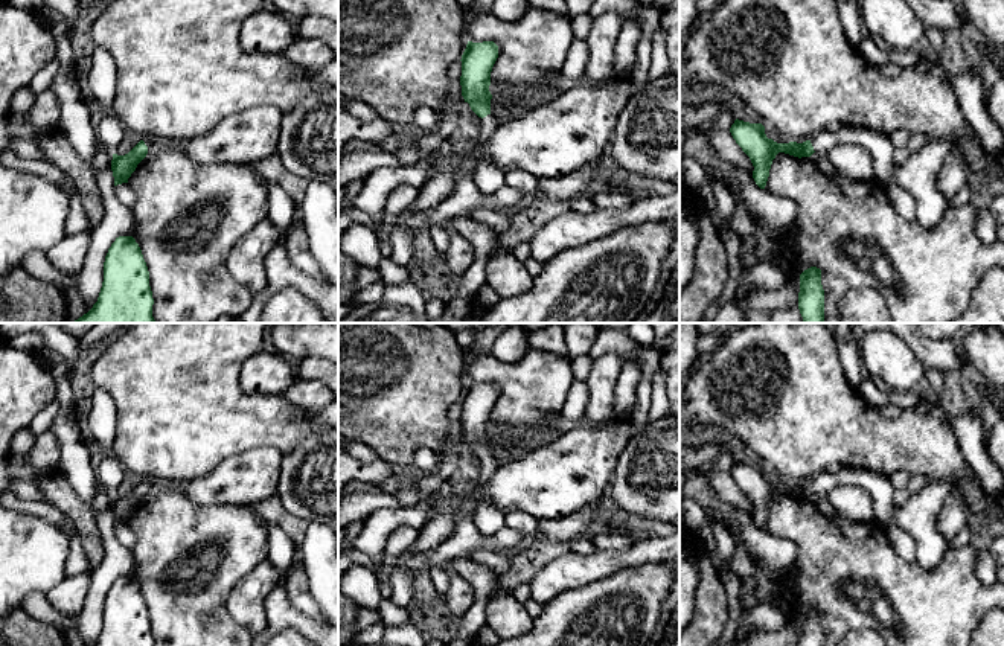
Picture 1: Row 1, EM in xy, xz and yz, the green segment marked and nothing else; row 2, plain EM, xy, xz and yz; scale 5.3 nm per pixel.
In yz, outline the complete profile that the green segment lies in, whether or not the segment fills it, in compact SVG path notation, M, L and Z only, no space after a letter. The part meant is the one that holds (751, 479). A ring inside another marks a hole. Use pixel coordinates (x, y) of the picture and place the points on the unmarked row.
M739 460L734 462L730 474L750 498L754 507L753 520L760 530L765 530L772 501L779 494L801 500L811 498L814 494L826 495L836 486L858 486L873 498L878 523L896 524L913 536L917 564L932 568L951 550L951 541L942 538L937 532L937 516L945 498L951 492L958 492L957 481L928 480L919 492L911 494L903 507L896 509L888 475L864 468L841 468L836 474L824 471L803 484L777 484L766 478L762 465L750 465Z

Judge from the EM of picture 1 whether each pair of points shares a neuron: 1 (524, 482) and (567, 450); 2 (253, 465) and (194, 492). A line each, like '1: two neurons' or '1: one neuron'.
1: one neuron
2: one neuron

